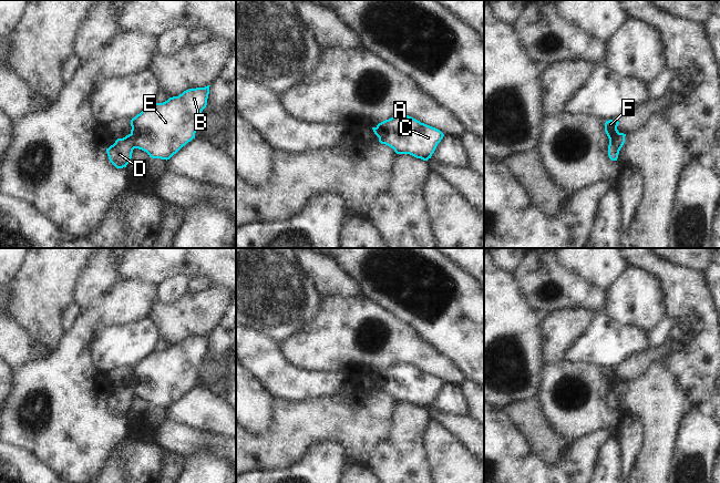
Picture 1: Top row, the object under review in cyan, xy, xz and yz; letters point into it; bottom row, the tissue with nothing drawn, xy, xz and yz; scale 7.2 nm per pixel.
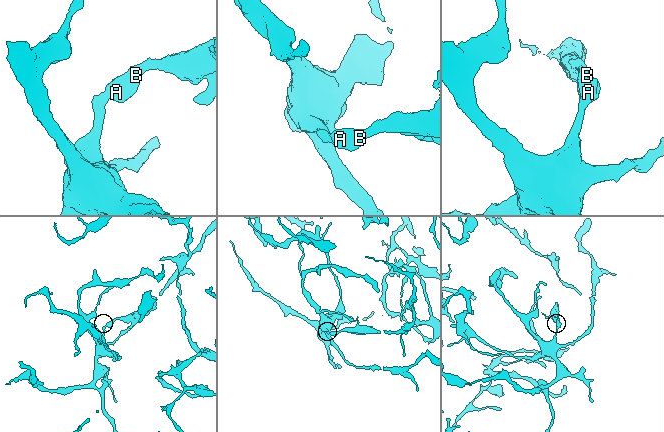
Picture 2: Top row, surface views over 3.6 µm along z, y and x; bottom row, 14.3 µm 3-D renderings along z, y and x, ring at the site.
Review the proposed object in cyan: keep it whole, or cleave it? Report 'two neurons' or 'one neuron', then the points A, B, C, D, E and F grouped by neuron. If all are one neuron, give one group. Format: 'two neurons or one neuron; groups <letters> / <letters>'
two neurons; groups A B C E F / D

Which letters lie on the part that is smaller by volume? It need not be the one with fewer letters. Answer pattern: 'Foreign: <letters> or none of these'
Foreign: A, B, C, E, F

